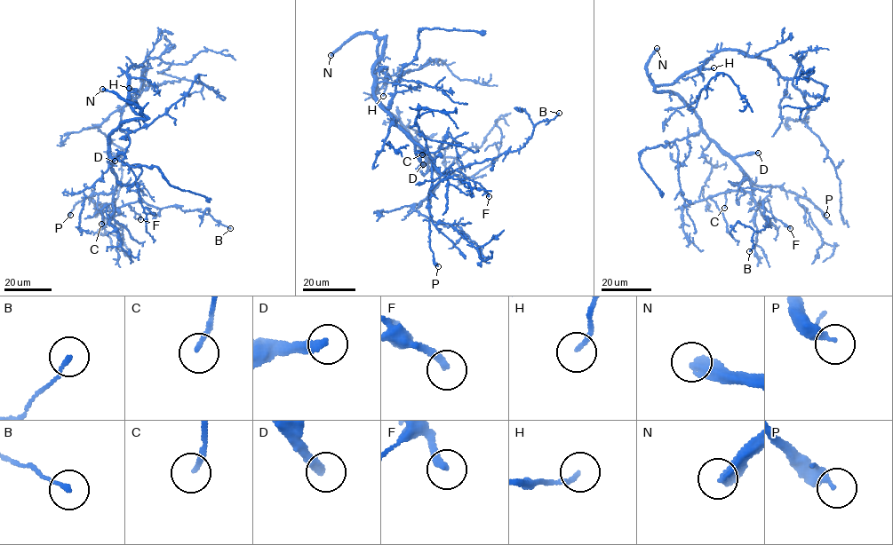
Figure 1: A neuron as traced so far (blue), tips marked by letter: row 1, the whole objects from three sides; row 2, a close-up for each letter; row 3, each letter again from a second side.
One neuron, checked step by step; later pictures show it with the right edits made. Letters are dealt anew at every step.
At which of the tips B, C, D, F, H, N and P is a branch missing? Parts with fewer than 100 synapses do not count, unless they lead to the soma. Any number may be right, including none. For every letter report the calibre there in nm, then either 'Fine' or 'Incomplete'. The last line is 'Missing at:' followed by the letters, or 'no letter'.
B: Thickness 140 nm. Fine
C: Thickness 170 nm. Fine
D: Thickness 320 nm. Incomplete
F: Thickness 280 nm. Fine
H: Thickness 160 nm. Fine
N: Thickness 480 nm. Incomplete
P: Thickness 200 nm. Fine
Missing at: D, N

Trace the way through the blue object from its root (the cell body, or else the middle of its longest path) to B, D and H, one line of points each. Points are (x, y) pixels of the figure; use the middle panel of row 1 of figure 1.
B: (378, 57), (384, 38), (373, 70), (377, 102), (444, 174), (520, 149), (536, 124), (559, 113)
D: (378, 57), (378, 43), (384, 38), (384, 52), (373, 70), (374, 92), (414, 143), (423, 164)
H: (378, 57), (374, 70), (377, 79), (381, 78), (386, 84), (383, 96)

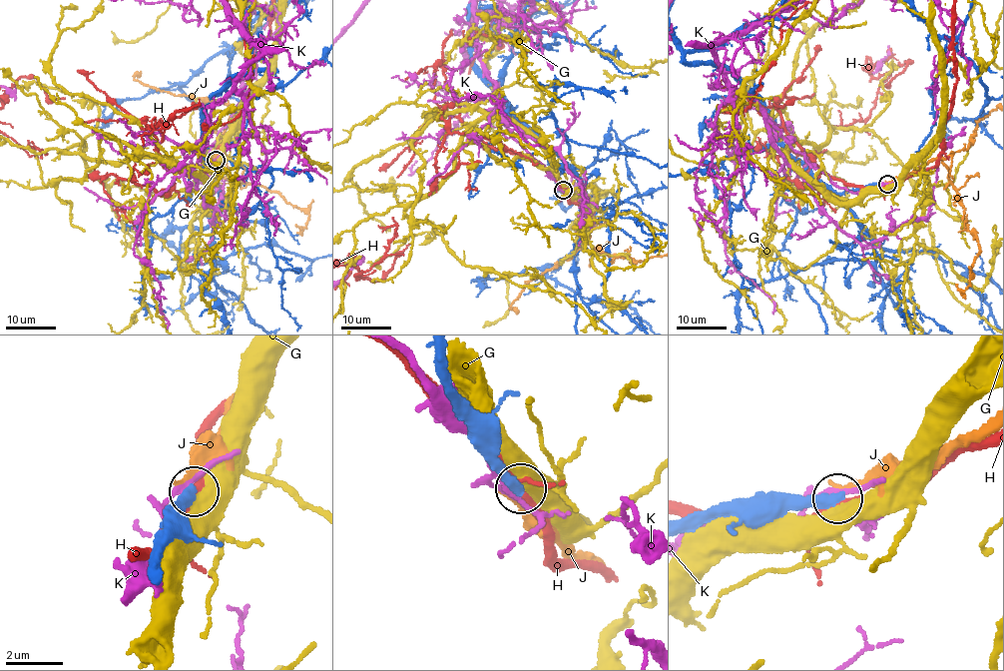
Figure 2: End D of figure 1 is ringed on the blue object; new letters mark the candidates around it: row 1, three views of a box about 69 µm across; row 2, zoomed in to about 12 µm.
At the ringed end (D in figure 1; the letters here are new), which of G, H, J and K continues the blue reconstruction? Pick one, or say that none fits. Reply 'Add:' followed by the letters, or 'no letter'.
Add: no letter

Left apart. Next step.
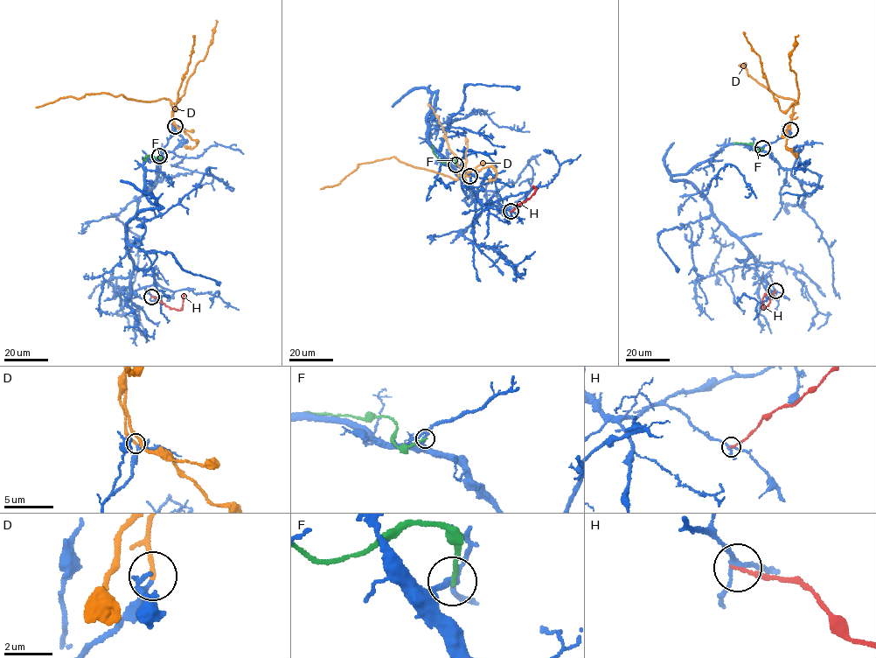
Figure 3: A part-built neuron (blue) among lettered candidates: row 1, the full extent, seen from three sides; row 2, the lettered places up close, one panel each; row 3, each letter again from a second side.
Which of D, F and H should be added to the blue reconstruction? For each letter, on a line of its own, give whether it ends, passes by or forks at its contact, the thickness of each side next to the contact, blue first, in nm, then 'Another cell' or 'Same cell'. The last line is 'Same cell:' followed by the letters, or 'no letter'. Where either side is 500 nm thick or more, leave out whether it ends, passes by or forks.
D: It ends there. Thickness 140 nm (blue) against 180 nm. Another cell
F: It ends there. Thickness 240 nm (blue) against 180 nm. Another cell
H: It ends there. Thickness 170 nm (blue) against 140 nm. Another cell
Same cell: no letter

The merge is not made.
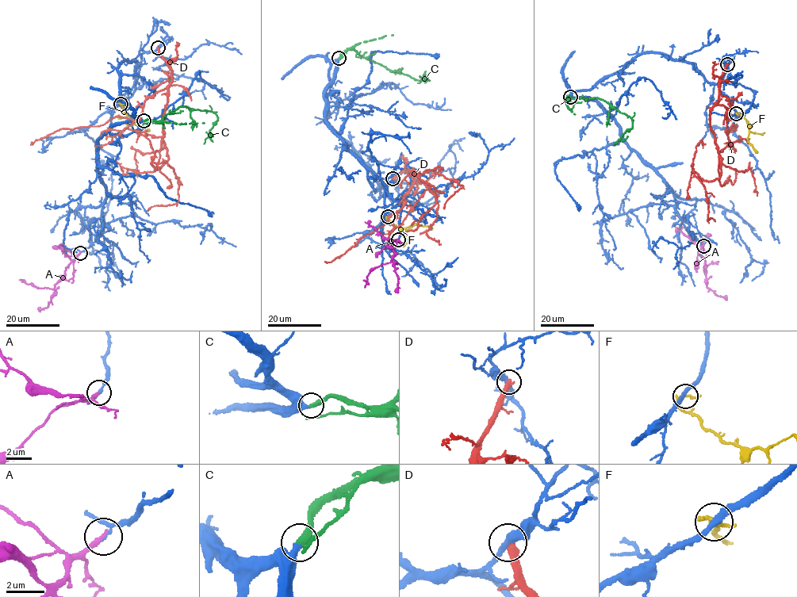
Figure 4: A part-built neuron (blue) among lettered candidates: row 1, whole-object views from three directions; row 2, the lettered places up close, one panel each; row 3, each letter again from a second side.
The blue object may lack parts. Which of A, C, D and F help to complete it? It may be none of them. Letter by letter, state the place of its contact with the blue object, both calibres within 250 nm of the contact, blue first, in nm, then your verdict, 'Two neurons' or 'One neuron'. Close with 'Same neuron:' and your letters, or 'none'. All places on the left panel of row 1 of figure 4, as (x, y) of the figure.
A: Touches blue at (80, 253). Thickness 120 nm (blue) against 280 nm. Two neurons
C: Touches blue at (143, 120). Thickness 400 nm (blue) against 440 nm. One neuron
D: Touches blue at (158, 47). Thickness 320 nm (blue) against 440 nm. Two neurons
F: Touches blue at (120, 104). Thickness 320 nm (blue) against 190 nm. Two neurons
Same neuron: C

